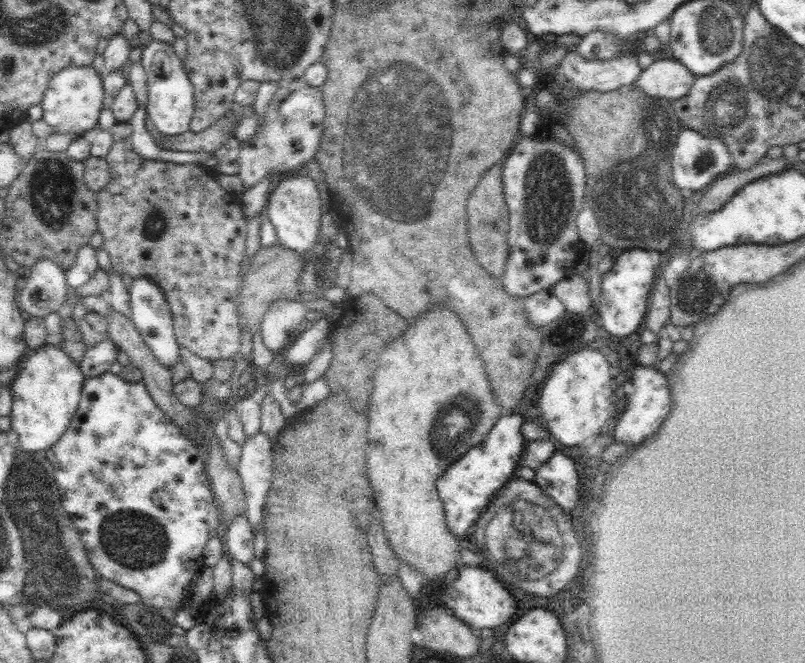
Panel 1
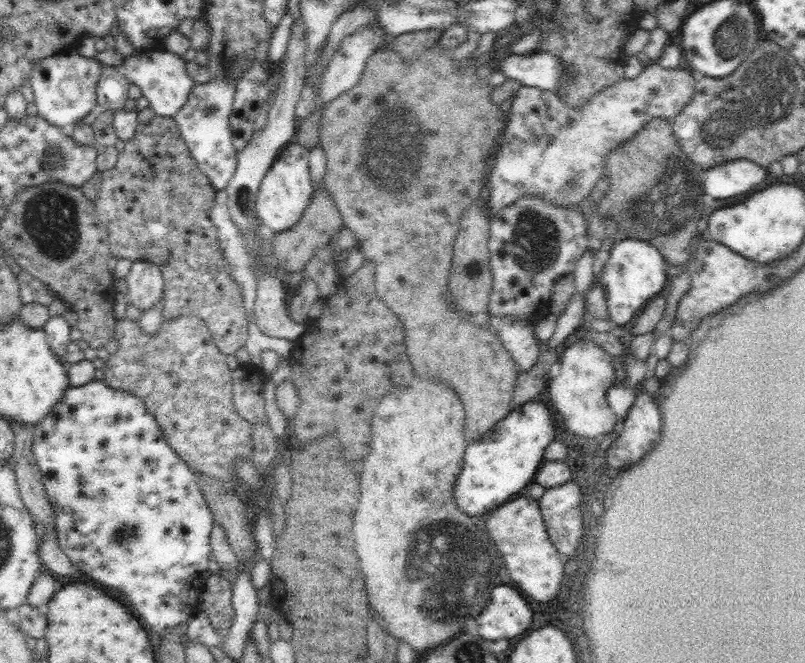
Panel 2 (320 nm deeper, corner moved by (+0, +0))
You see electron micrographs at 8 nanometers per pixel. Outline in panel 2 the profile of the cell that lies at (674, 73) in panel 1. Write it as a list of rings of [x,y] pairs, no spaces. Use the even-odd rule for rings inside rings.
[[[658,63],[654,65],[645,66],[644,70],[633,80],[621,79],[616,82],[612,87],[602,89],[602,91],[596,93],[586,104],[583,106],[567,106],[560,98],[558,92],[539,90],[532,86],[522,86],[517,91],[515,96],[506,104],[506,117],[507,125],[499,140],[499,146],[495,150],[495,155],[490,158],[490,168],[488,169],[486,184],[489,186],[489,199],[485,203],[487,210],[491,212],[497,212],[502,210],[505,206],[516,202],[519,198],[527,196],[527,194],[537,194],[537,196],[543,196],[547,200],[551,200],[556,206],[575,206],[580,207],[581,202],[586,200],[596,183],[602,176],[606,175],[605,164],[607,161],[608,153],[615,148],[620,148],[627,140],[630,140],[651,118],[666,118],[670,121],[675,116],[681,113],[681,110],[692,100],[694,94],[695,77],[692,75],[691,70],[679,69],[666,69],[660,66]]]

